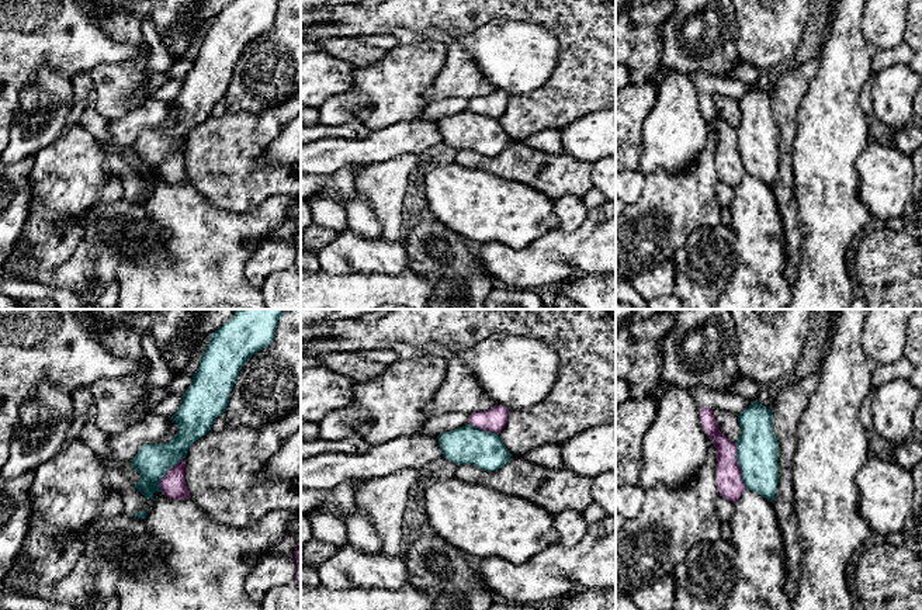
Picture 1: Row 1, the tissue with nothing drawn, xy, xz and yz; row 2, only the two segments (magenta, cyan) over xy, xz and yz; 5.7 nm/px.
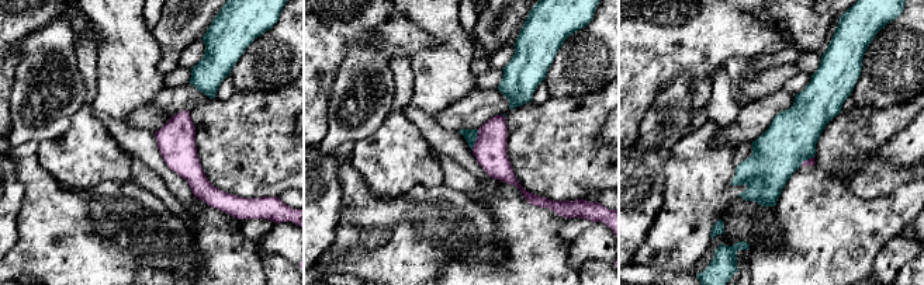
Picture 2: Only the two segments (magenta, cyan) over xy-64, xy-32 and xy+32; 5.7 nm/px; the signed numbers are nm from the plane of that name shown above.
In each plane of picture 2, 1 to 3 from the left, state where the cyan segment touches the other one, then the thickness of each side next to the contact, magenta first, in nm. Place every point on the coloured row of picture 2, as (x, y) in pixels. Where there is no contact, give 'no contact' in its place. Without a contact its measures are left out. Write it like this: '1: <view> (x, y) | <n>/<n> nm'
1: no contact
2: xy-32 (477, 139) | 190/80 nm
3: xy+32 (806, 160) | 50/280 nm

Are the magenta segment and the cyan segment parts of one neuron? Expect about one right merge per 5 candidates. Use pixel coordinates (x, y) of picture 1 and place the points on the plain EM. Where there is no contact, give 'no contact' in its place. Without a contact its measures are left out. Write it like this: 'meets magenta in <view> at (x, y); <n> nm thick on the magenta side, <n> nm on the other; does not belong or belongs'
meets magenta in yz at (737, 151); 150 nm thick on the magenta side, 240 nm on the other; does not belong

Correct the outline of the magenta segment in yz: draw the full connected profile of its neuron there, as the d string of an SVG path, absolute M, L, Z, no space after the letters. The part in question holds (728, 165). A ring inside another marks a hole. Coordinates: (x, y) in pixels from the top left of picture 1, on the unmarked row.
M700 93L700 108L704 118L717 134L715 169L720 181L735 188L746 174L736 148L735 128L729 126L720 117L711 94Z

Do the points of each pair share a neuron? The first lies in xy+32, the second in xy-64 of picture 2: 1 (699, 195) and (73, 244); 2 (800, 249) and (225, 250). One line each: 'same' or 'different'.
1: different
2: same

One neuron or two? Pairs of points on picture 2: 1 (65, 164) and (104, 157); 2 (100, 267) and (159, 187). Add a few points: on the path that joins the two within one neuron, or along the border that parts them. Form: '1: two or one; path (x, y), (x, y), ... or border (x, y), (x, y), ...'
1: one; path (75, 159), (94, 157)
2: two; border (130, 179), (151, 191), (172, 214)

